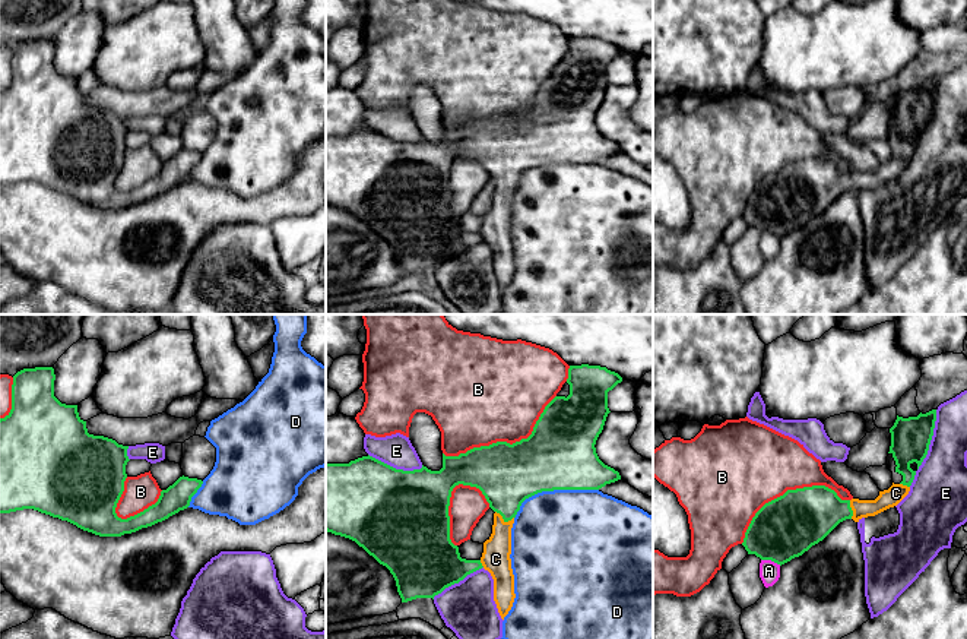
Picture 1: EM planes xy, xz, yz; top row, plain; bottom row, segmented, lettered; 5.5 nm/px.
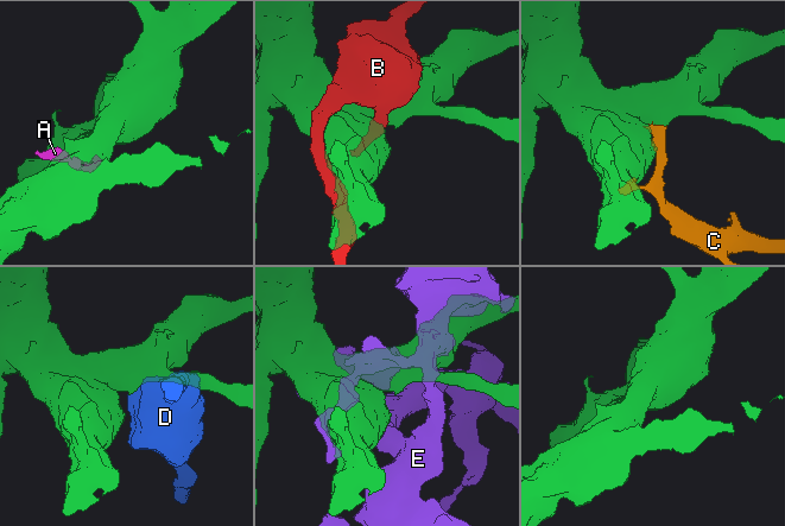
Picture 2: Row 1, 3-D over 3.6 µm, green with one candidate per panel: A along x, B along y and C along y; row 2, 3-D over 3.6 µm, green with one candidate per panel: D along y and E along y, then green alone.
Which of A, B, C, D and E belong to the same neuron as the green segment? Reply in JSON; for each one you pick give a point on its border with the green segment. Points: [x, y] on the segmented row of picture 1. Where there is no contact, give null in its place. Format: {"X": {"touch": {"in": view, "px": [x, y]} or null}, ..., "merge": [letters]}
{"C": {"touch": {"in": "xz", "px": [504, 519]}}, "merge": ["C"]}

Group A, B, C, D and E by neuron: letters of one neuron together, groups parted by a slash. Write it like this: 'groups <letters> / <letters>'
groups A / B / C / D / E

